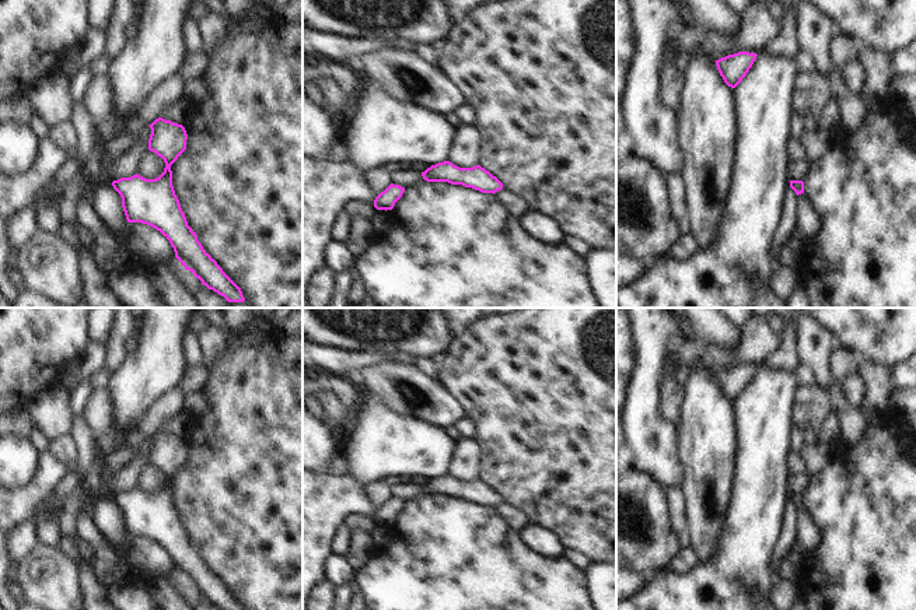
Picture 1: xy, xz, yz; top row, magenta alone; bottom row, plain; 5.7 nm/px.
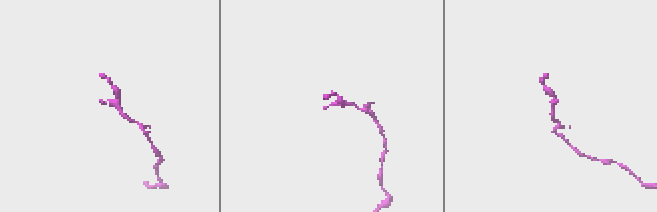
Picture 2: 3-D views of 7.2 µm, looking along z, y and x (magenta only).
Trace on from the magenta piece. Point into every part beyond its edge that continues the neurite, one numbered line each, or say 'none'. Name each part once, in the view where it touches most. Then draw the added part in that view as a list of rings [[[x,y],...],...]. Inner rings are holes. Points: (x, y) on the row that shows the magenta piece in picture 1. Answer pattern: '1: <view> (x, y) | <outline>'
none

